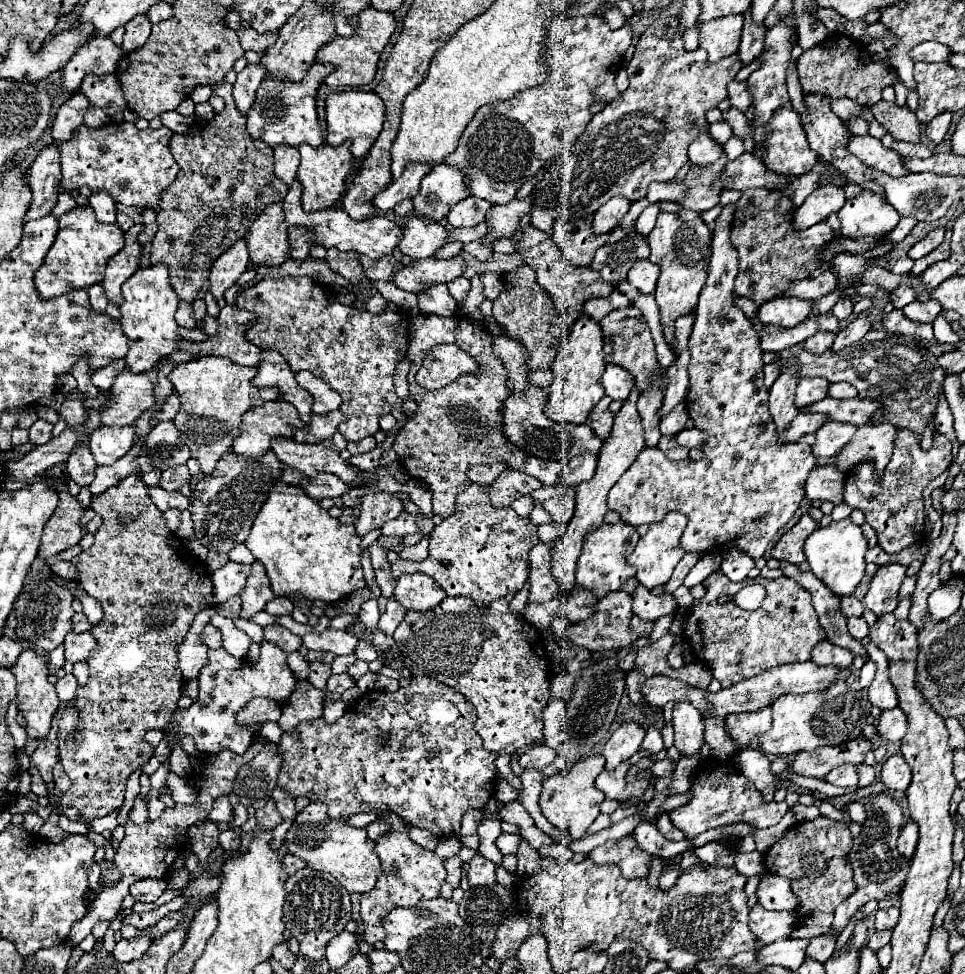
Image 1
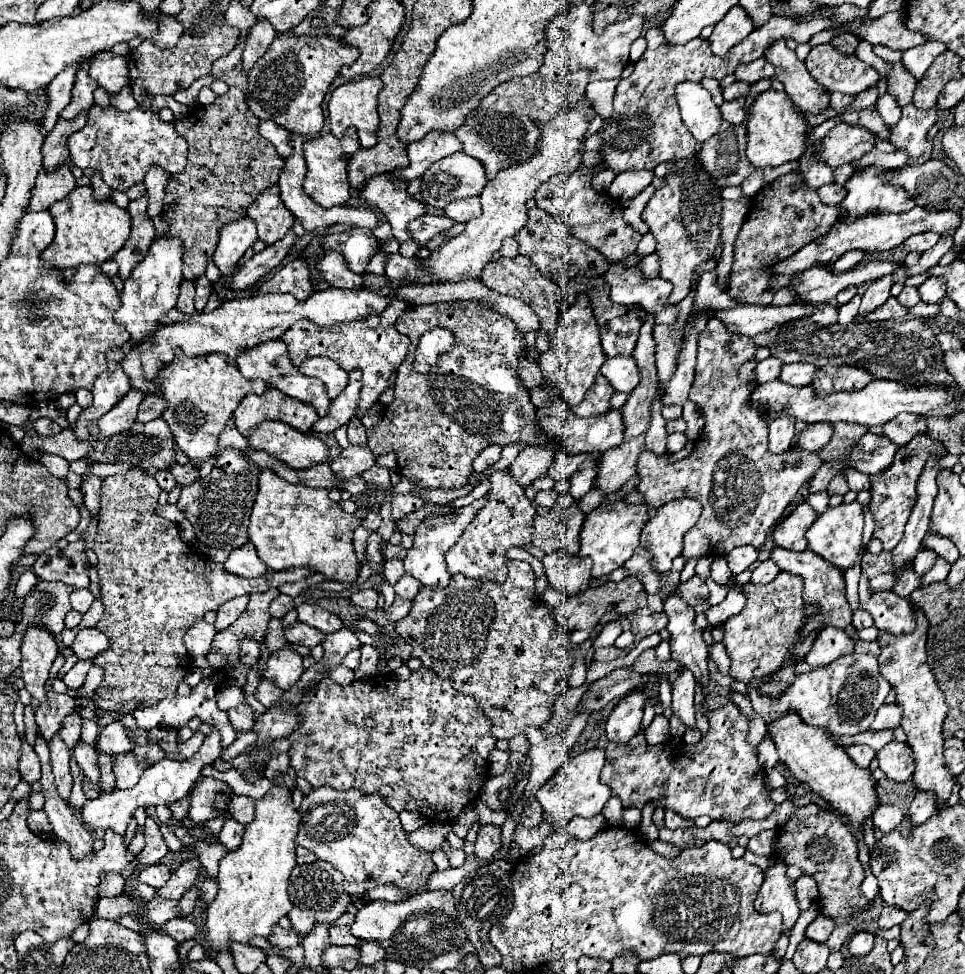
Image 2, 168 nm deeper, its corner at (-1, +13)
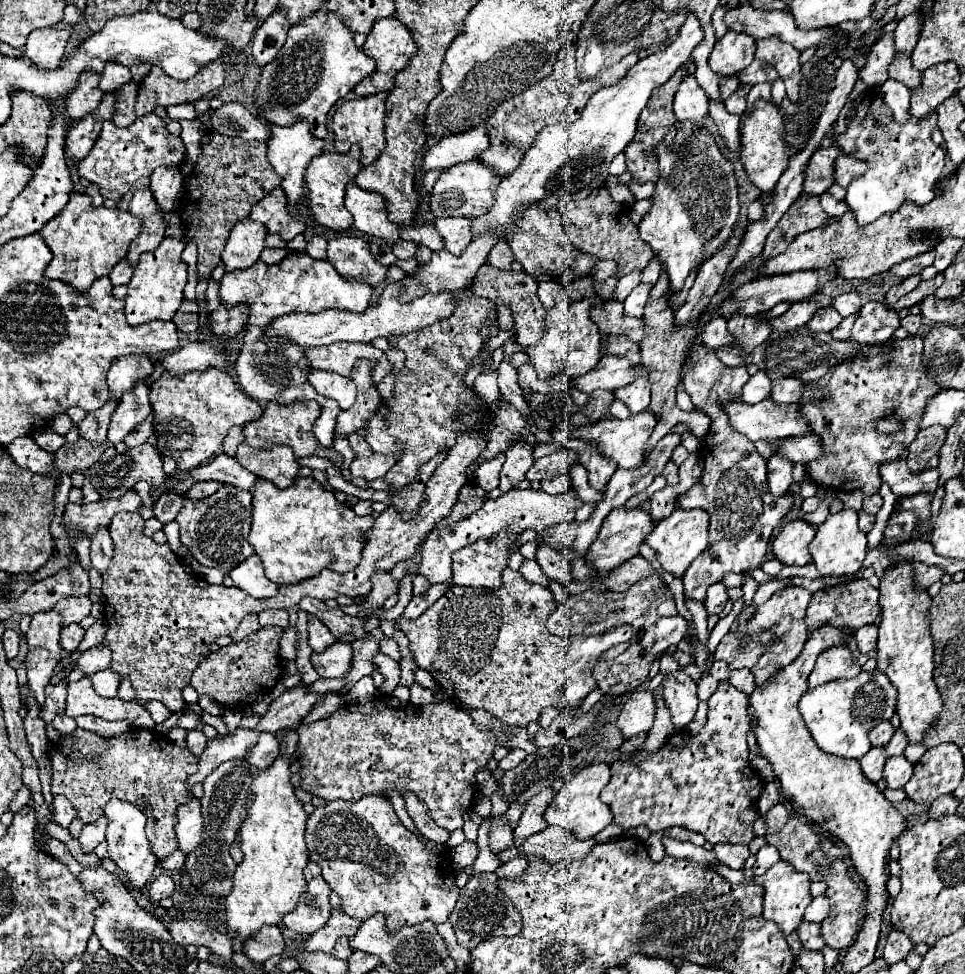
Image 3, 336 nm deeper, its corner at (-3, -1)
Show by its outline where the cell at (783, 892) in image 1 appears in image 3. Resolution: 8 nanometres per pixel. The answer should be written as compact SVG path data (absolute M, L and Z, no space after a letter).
M818 896L810 902L810 906L806 908L804 912L804 920L806 922L822 922L826 916L828 916L828 910L830 910L830 904L828 904L828 898L826 896Z

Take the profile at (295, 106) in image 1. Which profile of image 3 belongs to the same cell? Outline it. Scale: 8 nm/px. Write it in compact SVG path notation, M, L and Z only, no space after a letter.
M316 10L288 30L288 38L278 56L262 68L260 84L254 92L254 106L260 118L272 124L290 124L300 118L312 124L316 138L326 136L330 108L344 98L360 80L372 76L376 62L354 44L352 30L328 10Z

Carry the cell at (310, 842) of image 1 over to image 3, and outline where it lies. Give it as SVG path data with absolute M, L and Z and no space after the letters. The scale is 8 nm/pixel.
M382 794L362 796L356 802L334 800L316 808L308 818L306 844L310 850L310 860L322 868L322 878L328 882L332 892L340 896L344 912L360 922L380 912L386 916L386 930L390 934L396 934L404 926L416 926L426 920L434 922L436 926L446 922L460 896L450 854L446 850L438 854L432 852L426 842L420 840L420 834L408 830L398 820L390 800Z

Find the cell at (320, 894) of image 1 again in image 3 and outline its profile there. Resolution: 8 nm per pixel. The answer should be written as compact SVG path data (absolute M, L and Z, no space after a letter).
M316 876L308 882L308 890L306 894L300 896L300 902L296 906L294 912L284 916L284 926L292 928L300 934L314 934L316 930L320 930L328 918L330 918L330 888L324 882L322 876Z

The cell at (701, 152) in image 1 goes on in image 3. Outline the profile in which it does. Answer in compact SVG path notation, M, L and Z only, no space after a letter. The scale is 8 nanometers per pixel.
M690 74L682 80L682 84L674 96L674 114L676 114L678 122L694 120L698 124L702 124L704 118L708 116L708 96L700 88L696 78Z

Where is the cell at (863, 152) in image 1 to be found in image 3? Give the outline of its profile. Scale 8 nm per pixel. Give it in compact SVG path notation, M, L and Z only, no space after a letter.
M836 146L830 148L818 148L804 170L806 180L804 180L804 192L820 196L824 194L832 184L834 184L834 160L840 154Z

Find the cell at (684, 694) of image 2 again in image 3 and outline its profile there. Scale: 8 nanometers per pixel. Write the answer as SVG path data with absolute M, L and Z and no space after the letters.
M676 670L676 672L664 674L662 688L664 688L664 700L672 714L674 726L686 728L694 720L694 714L698 708L696 682L684 670Z

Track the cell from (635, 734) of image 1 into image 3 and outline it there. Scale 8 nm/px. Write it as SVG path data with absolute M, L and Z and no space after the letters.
M638 690L624 704L616 724L622 730L624 738L632 738L638 736L640 732L650 730L654 722L654 712L656 712L654 694L650 690Z

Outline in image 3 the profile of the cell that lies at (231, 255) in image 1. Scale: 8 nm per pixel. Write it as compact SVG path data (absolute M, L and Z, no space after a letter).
M242 218L236 222L236 226L230 232L230 238L226 242L226 248L222 252L222 260L226 264L226 270L242 270L250 268L264 250L266 240L266 226L252 218Z

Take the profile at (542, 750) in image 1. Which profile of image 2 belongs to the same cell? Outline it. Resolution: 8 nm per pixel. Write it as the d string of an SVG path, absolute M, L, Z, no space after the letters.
M518 734L518 736L514 736L514 738L510 740L510 750L512 750L512 752L526 754L526 752L530 750L530 742L528 742L528 738L526 738L524 734Z

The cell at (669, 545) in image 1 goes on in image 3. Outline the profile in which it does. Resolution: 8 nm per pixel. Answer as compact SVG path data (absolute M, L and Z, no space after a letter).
M676 508L668 518L658 522L658 526L648 534L646 542L656 552L656 558L664 570L682 576L692 560L708 548L708 512Z

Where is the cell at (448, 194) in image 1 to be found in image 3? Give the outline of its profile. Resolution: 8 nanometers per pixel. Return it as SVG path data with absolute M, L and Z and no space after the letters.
M470 160L456 164L448 170L442 172L438 182L434 184L432 198L430 198L430 208L436 218L444 216L464 216L464 218L478 218L486 214L492 208L494 202L494 190L500 184L500 178L494 174L494 170L480 160Z

